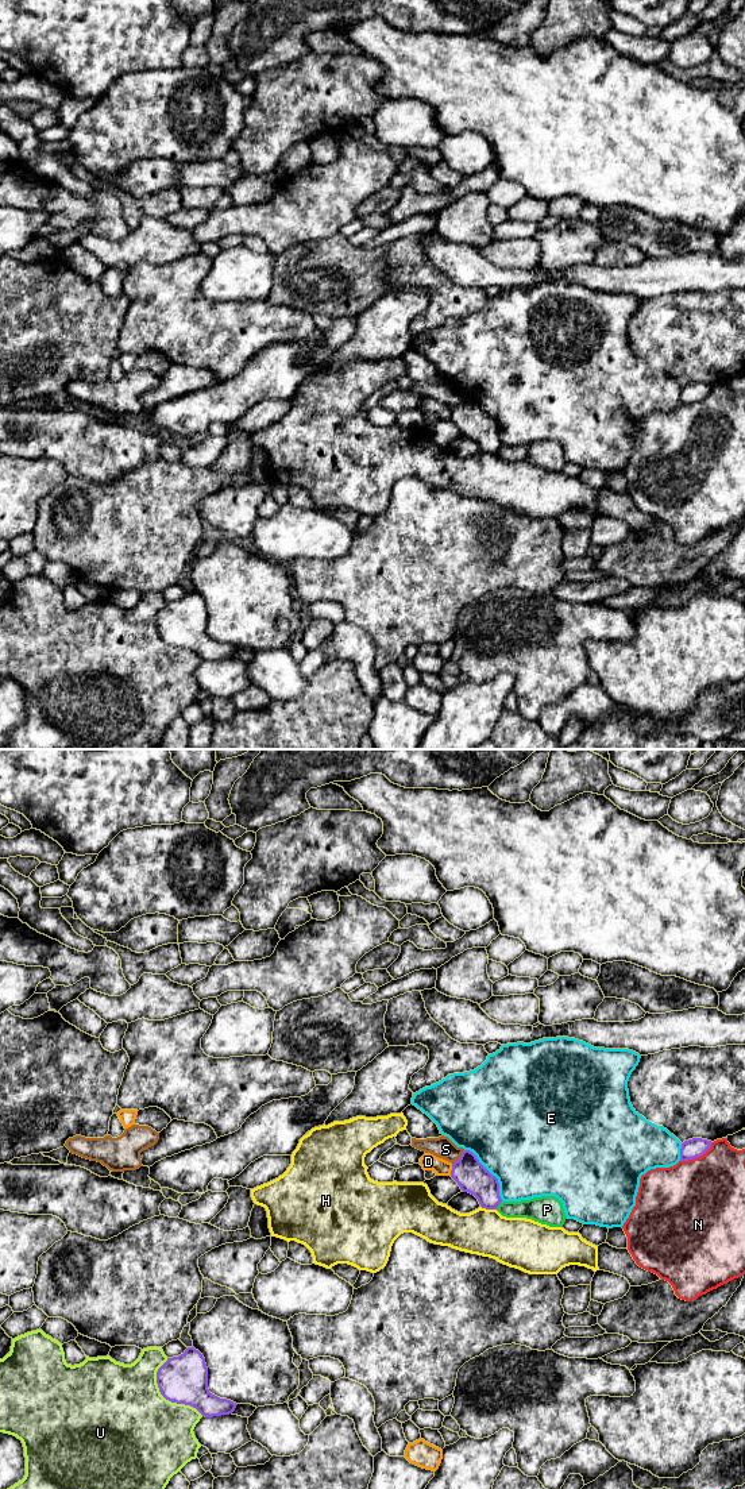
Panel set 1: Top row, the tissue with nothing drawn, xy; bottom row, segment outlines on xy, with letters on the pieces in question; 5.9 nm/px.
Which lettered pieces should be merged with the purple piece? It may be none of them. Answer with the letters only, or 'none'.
none

